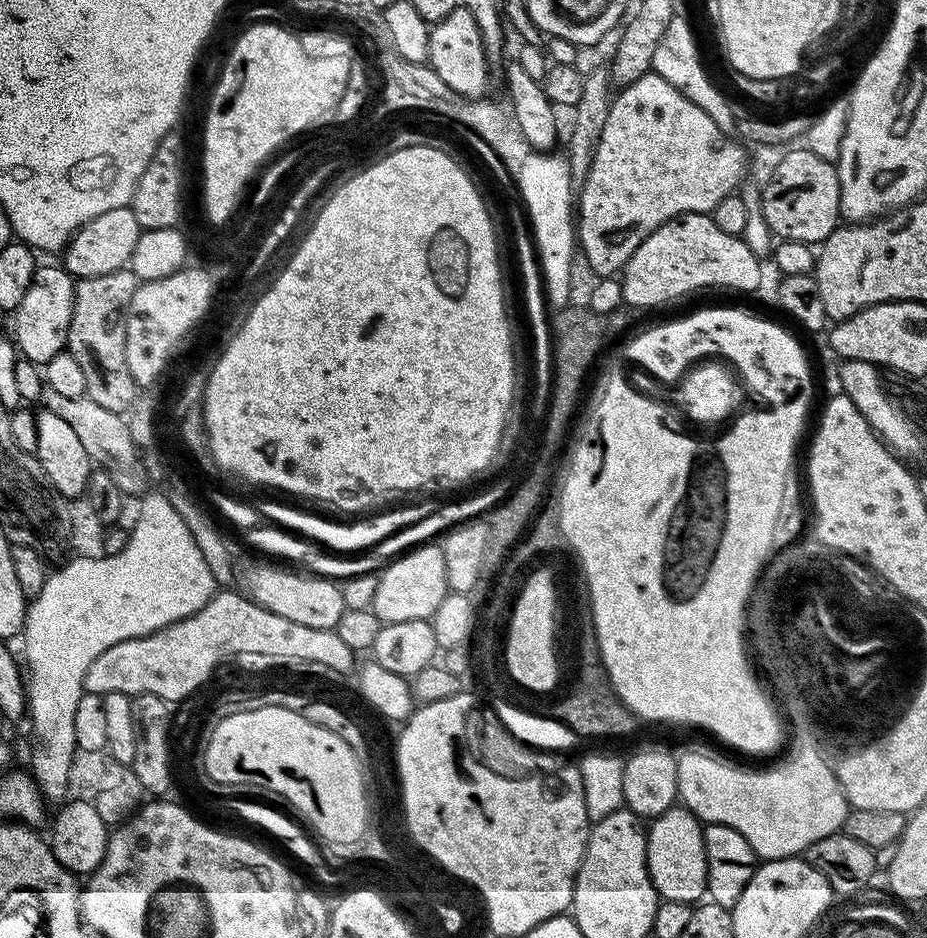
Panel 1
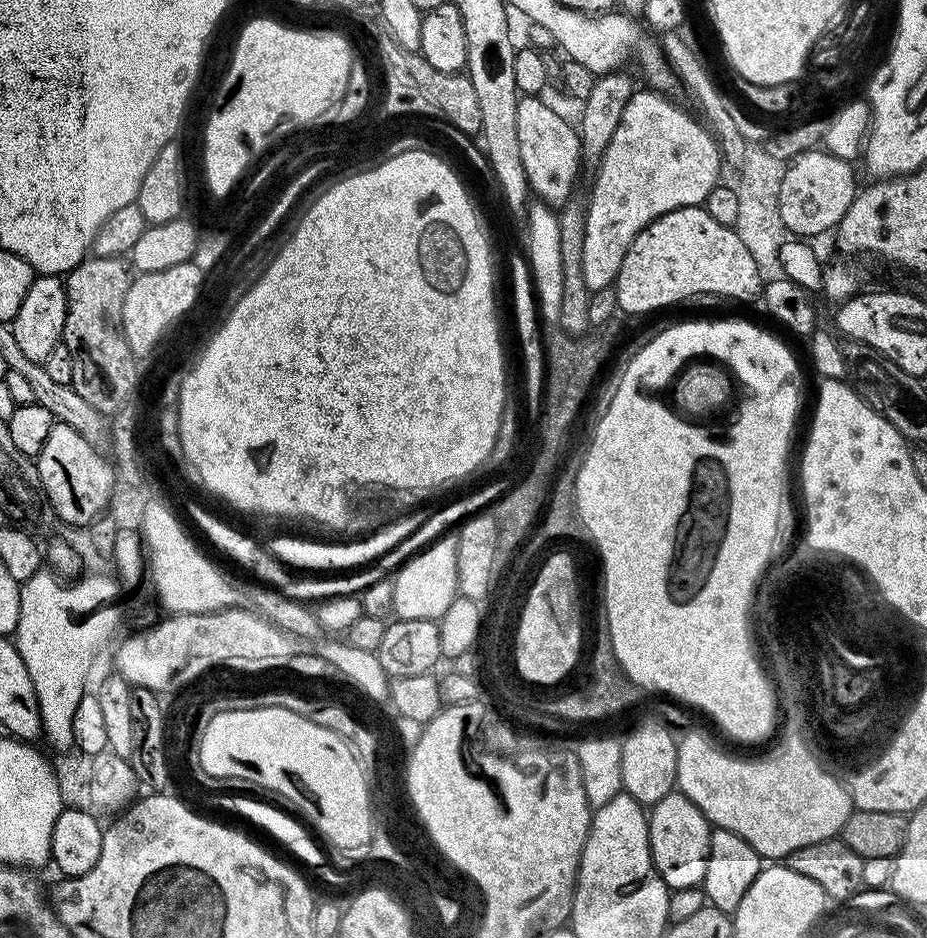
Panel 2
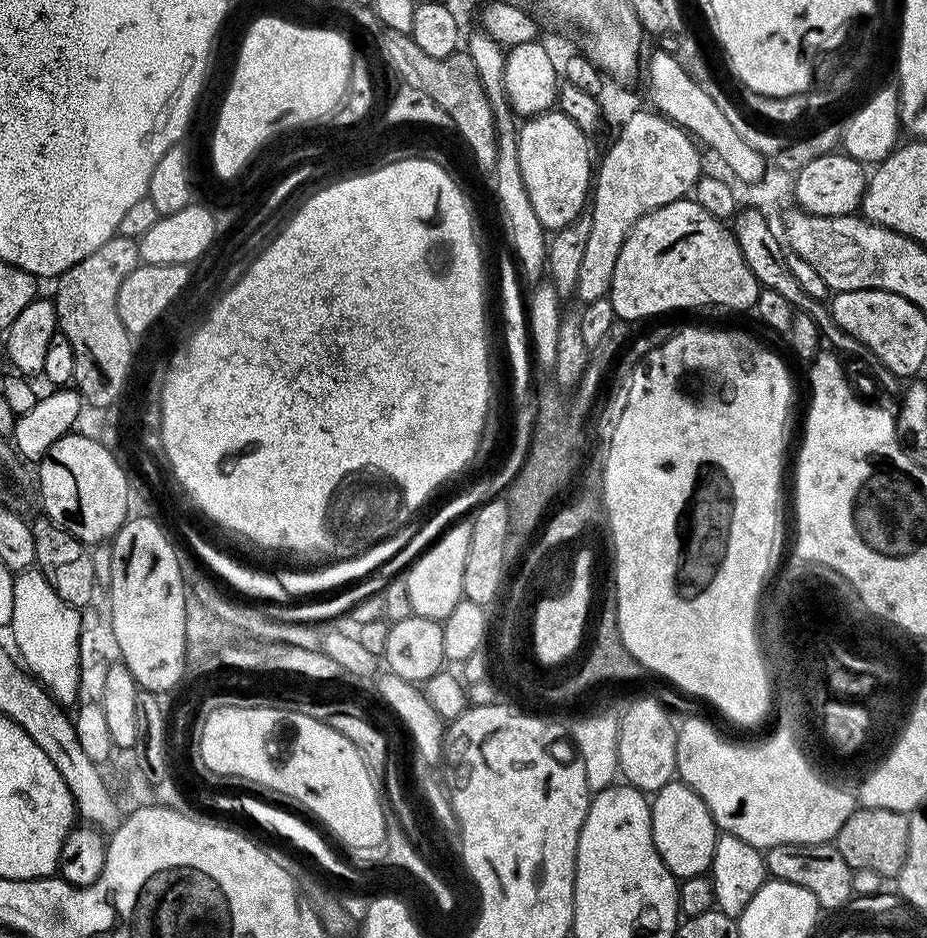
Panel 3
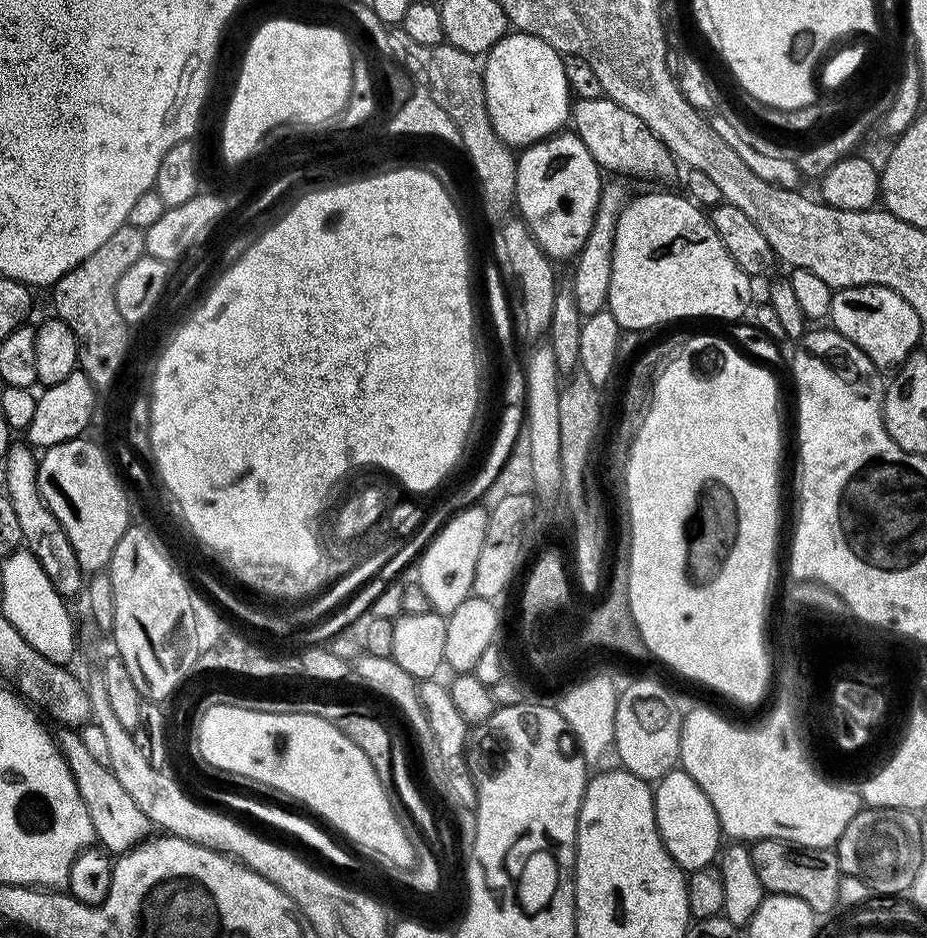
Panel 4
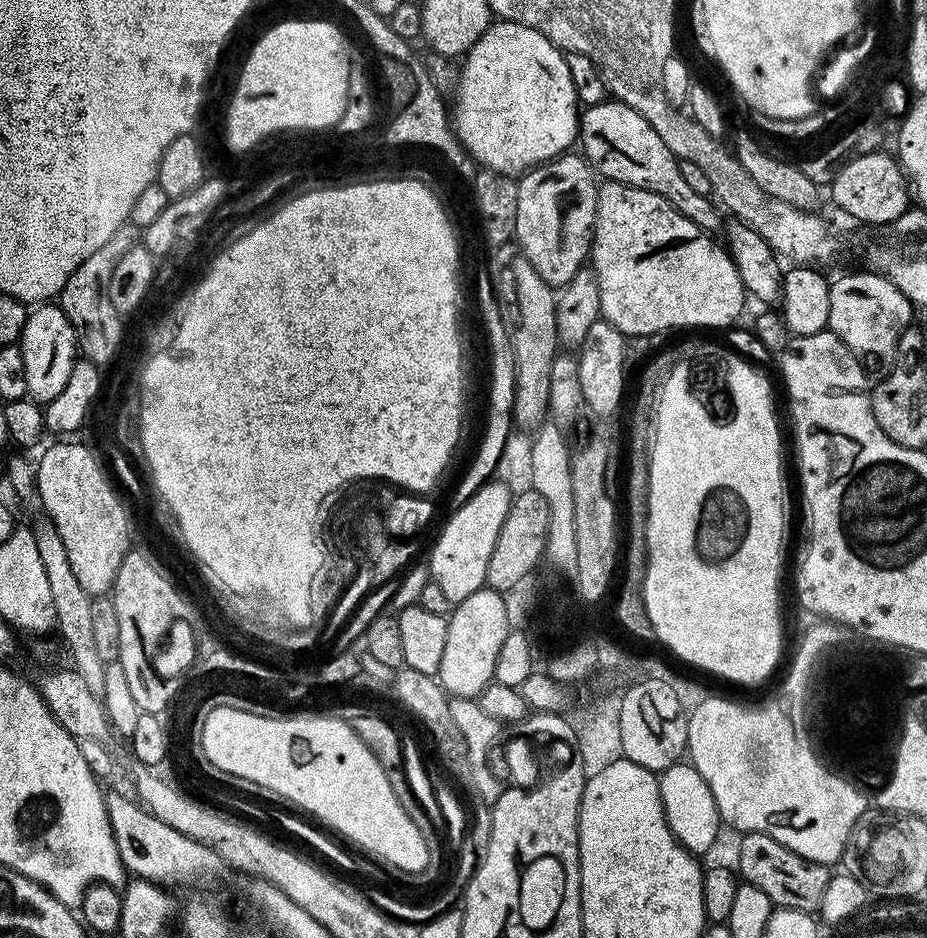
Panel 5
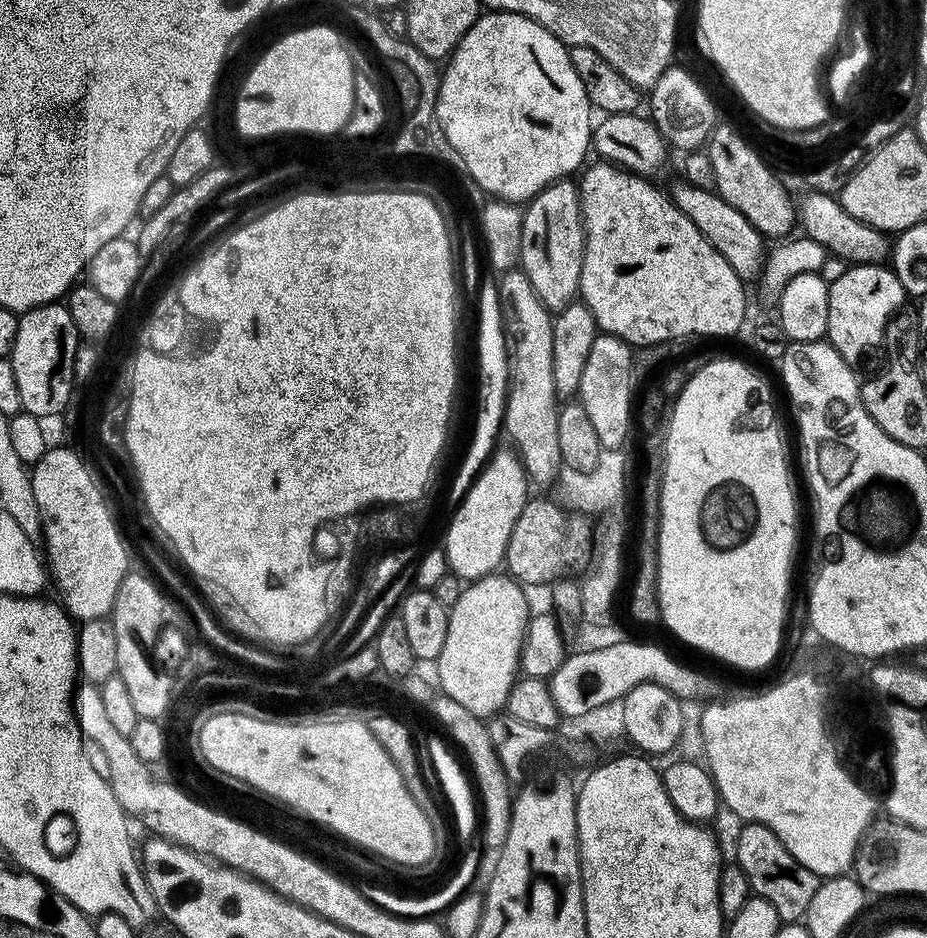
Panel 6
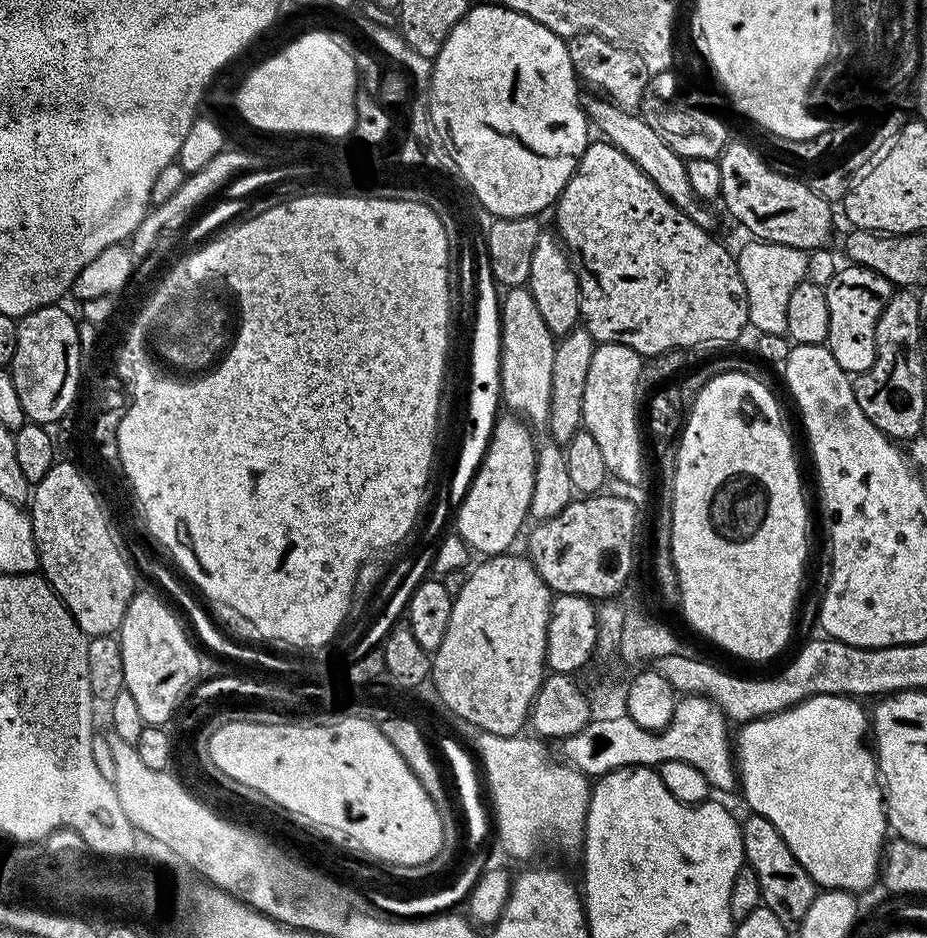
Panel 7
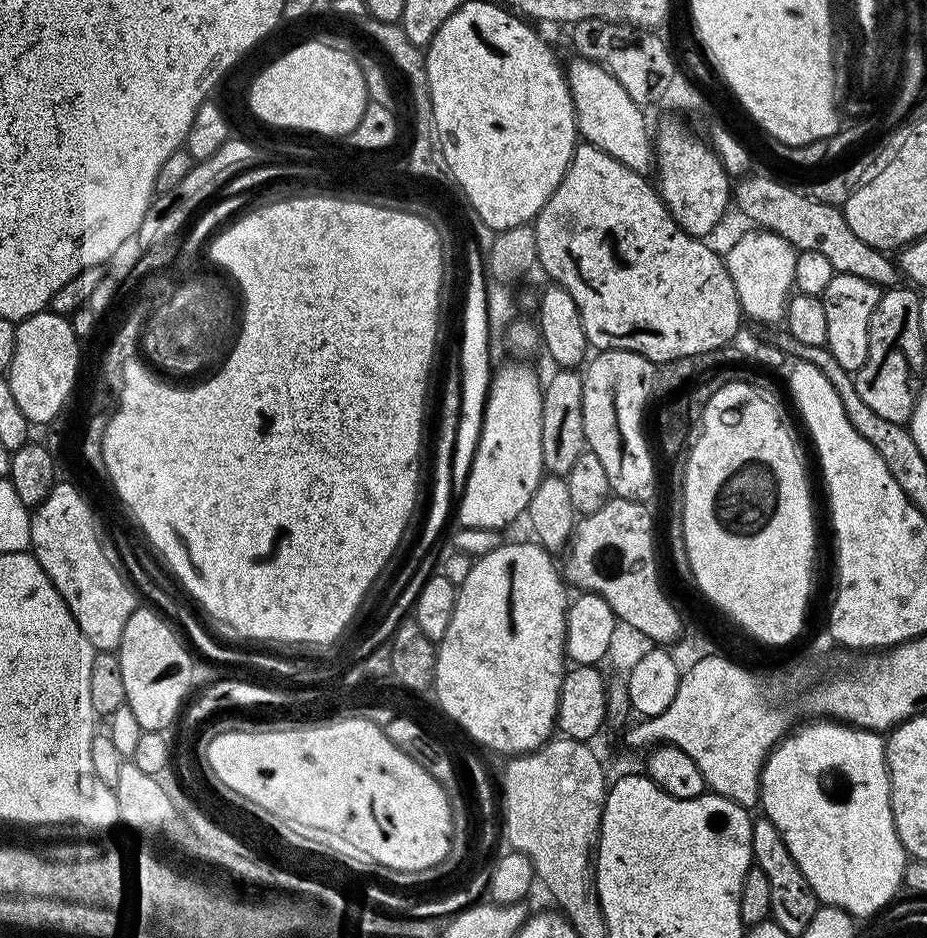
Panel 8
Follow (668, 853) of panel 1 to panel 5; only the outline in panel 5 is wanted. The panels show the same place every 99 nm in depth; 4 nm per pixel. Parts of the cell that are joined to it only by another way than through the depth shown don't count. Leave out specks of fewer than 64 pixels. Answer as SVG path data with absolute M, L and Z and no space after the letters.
M690 762L671 764L665 772L659 773L660 797L664 807L664 817L677 842L693 854L708 852L716 844L716 835L722 829L718 802L706 786L706 778Z

